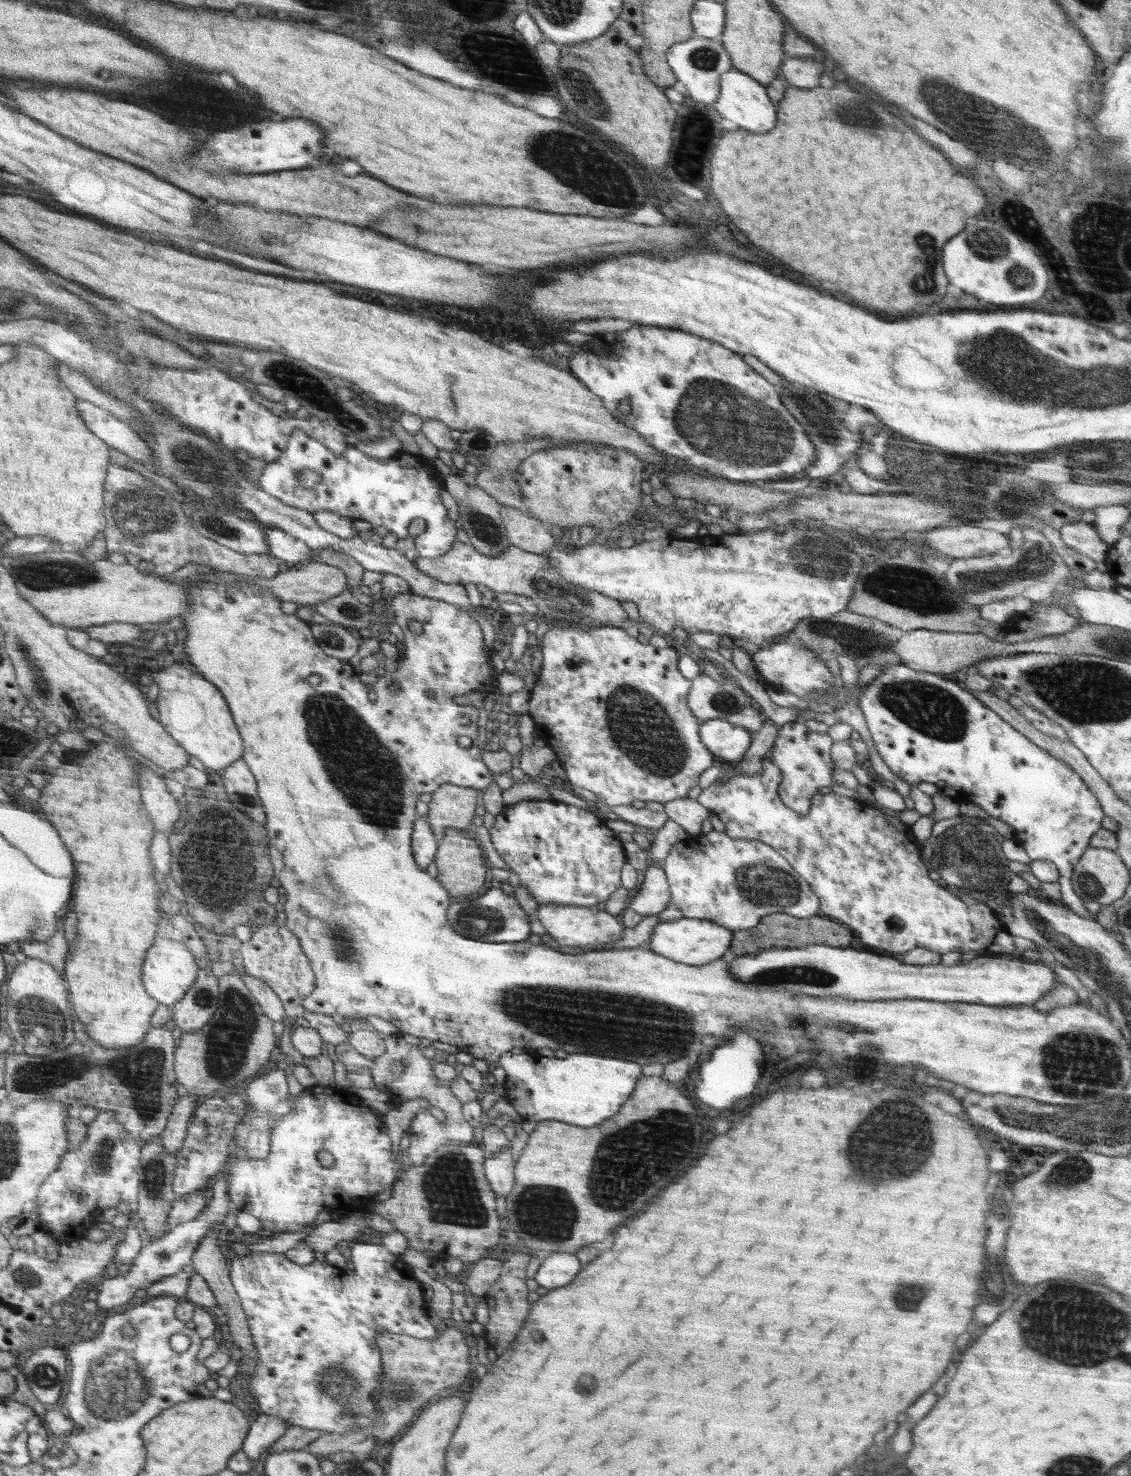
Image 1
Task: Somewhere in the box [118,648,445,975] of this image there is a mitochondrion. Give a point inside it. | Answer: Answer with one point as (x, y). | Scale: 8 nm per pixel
(370, 778)

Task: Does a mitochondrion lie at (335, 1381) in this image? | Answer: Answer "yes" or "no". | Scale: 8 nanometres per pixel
yes

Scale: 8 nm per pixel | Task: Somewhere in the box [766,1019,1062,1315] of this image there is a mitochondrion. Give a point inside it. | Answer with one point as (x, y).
(901, 1133)

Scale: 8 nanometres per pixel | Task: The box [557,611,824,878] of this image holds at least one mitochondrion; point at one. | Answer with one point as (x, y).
(644, 731)

